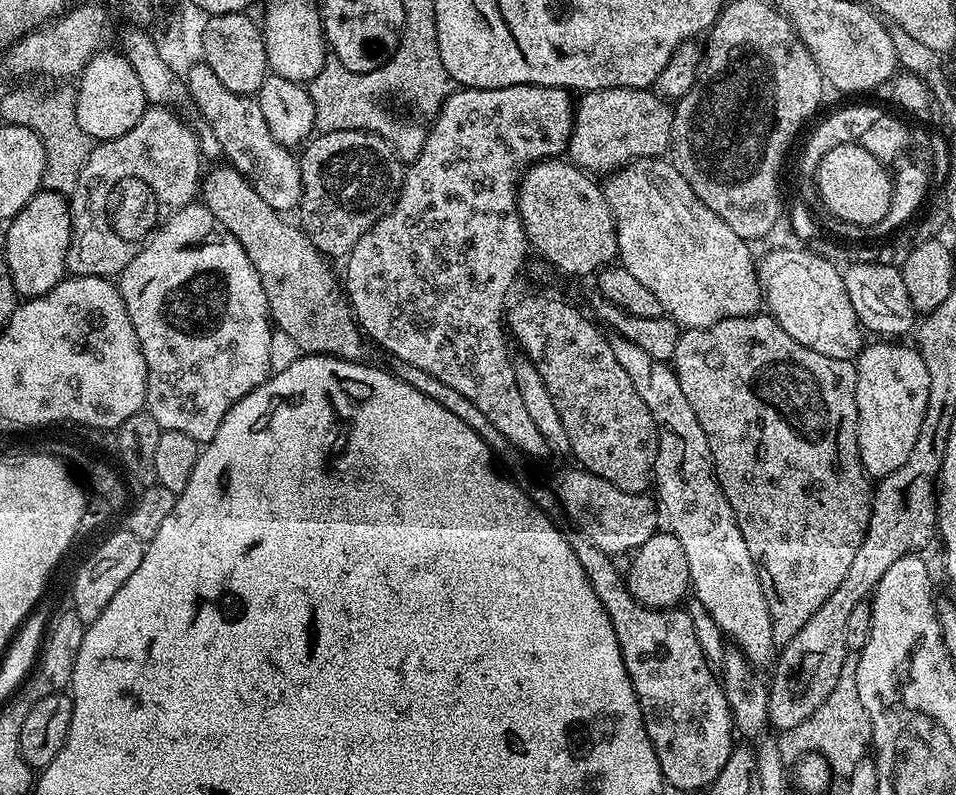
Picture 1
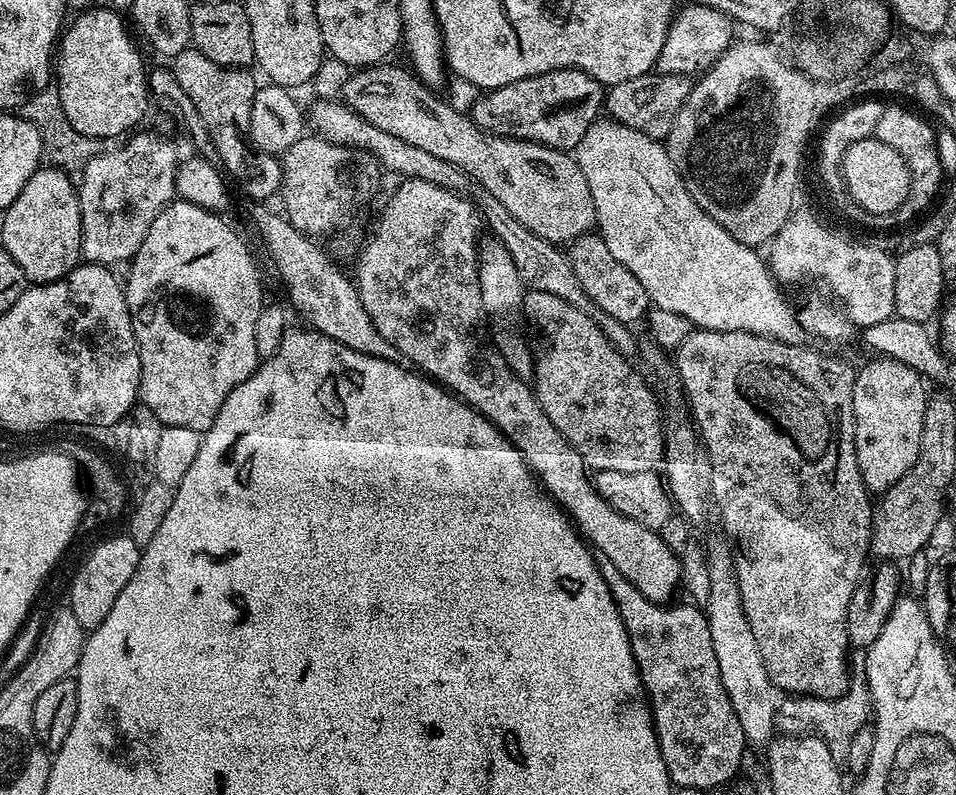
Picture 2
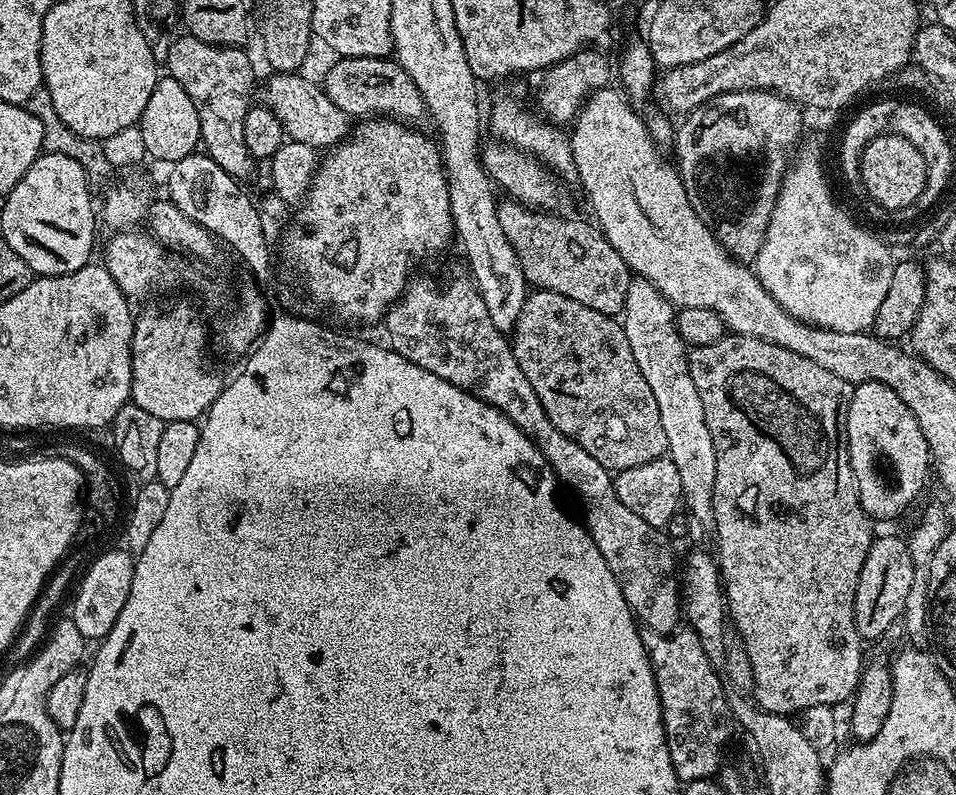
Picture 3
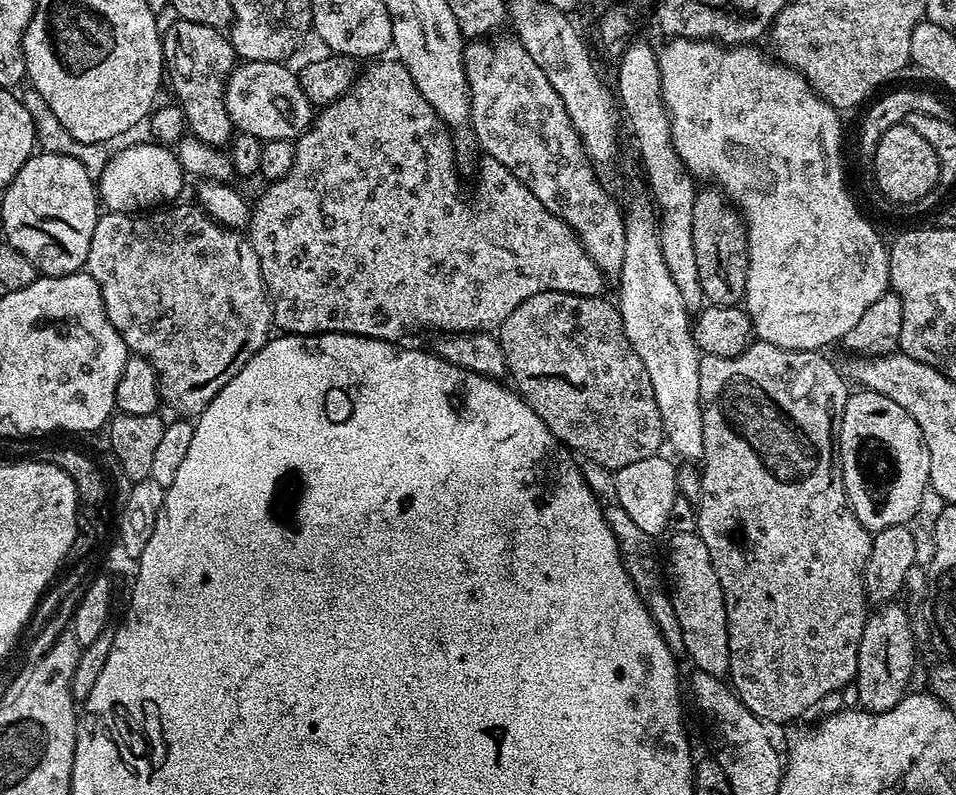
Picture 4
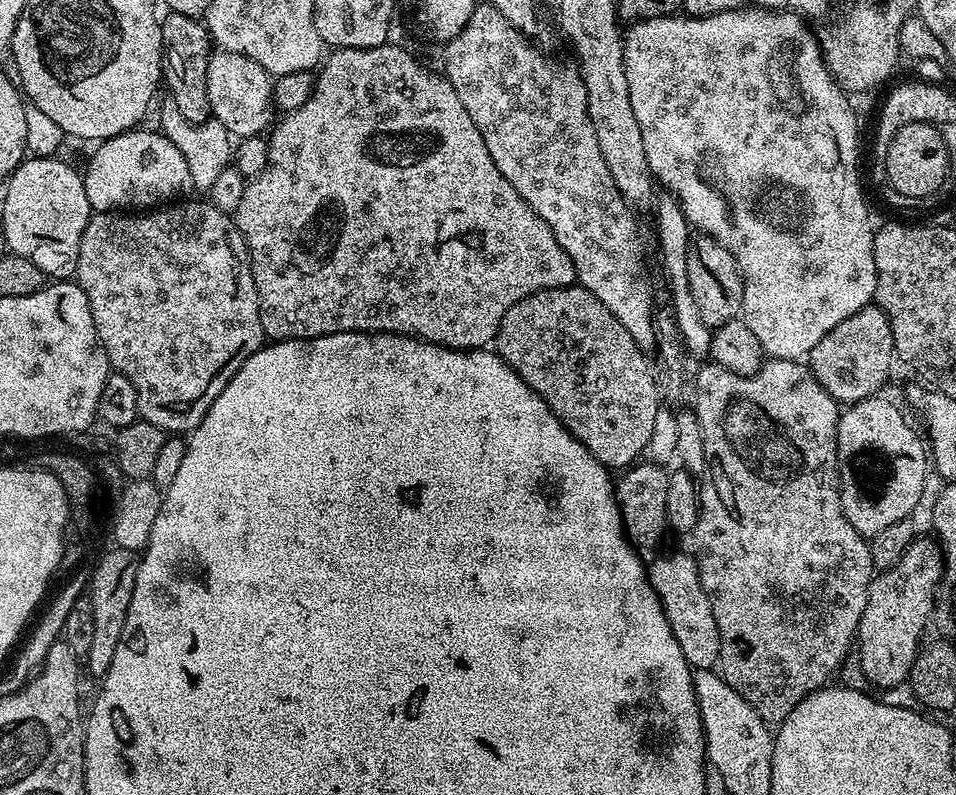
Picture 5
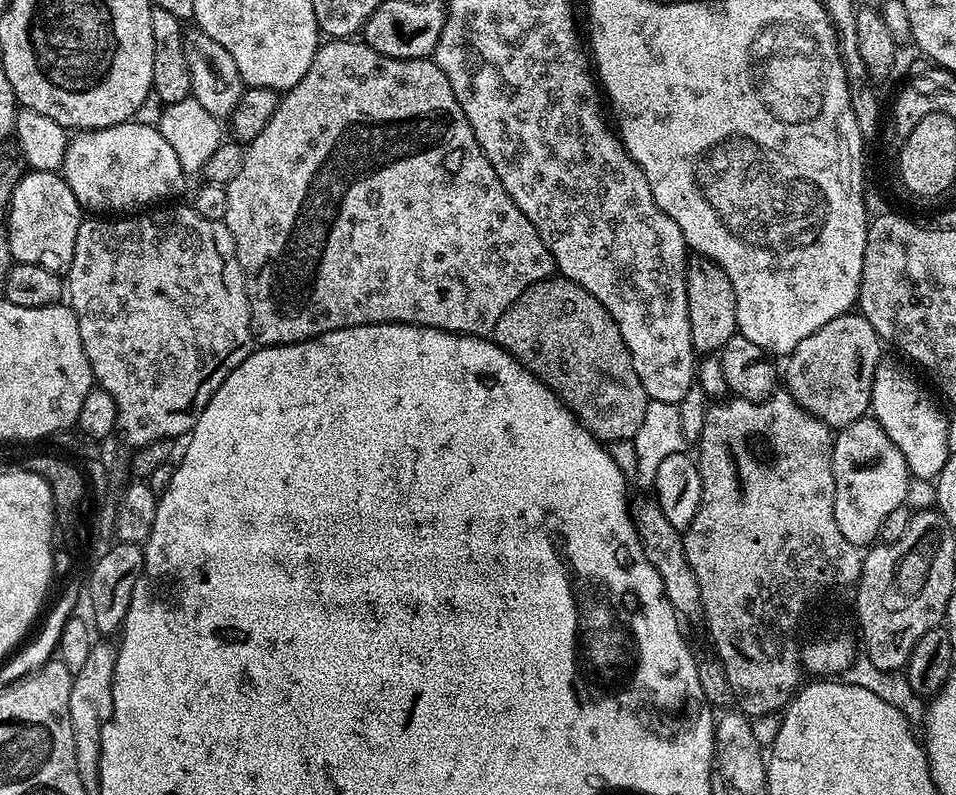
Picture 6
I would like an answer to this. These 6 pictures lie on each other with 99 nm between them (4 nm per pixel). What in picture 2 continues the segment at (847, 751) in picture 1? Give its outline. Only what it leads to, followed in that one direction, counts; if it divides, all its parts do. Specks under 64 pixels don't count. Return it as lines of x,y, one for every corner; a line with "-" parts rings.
855,649
850,656
850,679
847,691
836,699
818,699
816,696
786,696
776,705
775,731
779,735
802,736
815,734
828,742
846,742
862,727
871,715
871,696
866,678
865,649

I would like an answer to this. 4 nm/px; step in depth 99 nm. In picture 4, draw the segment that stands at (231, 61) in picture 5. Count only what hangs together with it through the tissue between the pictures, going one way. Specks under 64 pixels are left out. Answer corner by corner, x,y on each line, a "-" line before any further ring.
248,60
233,68
231,75
228,76
224,101
233,127
243,135
258,137
262,142
299,139
312,124
316,113
314,105
306,98
301,88
297,73
292,72
283,61
276,60

